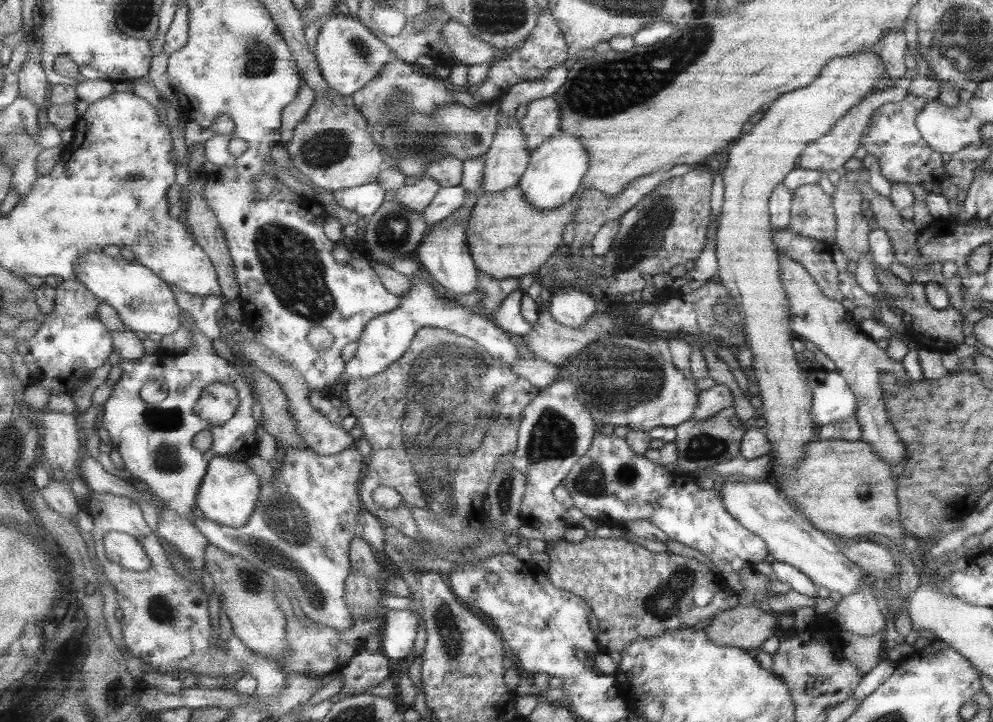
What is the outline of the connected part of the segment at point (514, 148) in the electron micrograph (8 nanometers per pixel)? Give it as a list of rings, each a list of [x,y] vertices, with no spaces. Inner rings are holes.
[[[513,117],[501,119],[499,123],[496,138],[486,152],[482,183],[485,196],[499,194],[519,185],[532,158],[522,122]]]

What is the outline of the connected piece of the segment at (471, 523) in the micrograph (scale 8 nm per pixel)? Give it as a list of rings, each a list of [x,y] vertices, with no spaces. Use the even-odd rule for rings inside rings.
[[[425,327],[396,363],[369,380],[349,380],[346,391],[351,415],[372,448],[360,486],[365,510],[373,512],[389,532],[397,533],[402,540],[424,539],[417,525],[417,507],[433,514],[437,524],[443,524],[443,528],[455,534],[464,535],[469,530],[478,535],[483,528],[482,519],[488,514],[478,505],[488,496],[500,460],[517,451],[524,412],[538,398],[540,390],[508,364],[493,358],[477,341],[444,328]],[[380,486],[398,490],[404,503],[395,510],[381,508],[373,498],[373,492]]]

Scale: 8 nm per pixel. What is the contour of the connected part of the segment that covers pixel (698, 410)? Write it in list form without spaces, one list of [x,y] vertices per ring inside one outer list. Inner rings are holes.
[[[715,384],[708,390],[701,390],[697,394],[697,404],[693,408],[691,421],[705,421],[731,406],[733,406],[733,396],[727,386]]]

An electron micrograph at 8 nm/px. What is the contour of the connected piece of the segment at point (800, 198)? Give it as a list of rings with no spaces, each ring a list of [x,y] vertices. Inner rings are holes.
[[[817,184],[802,185],[792,191],[790,217],[785,228],[794,235],[811,237],[818,241],[824,240],[826,244],[831,244],[834,240],[835,223],[831,196],[825,195]]]

